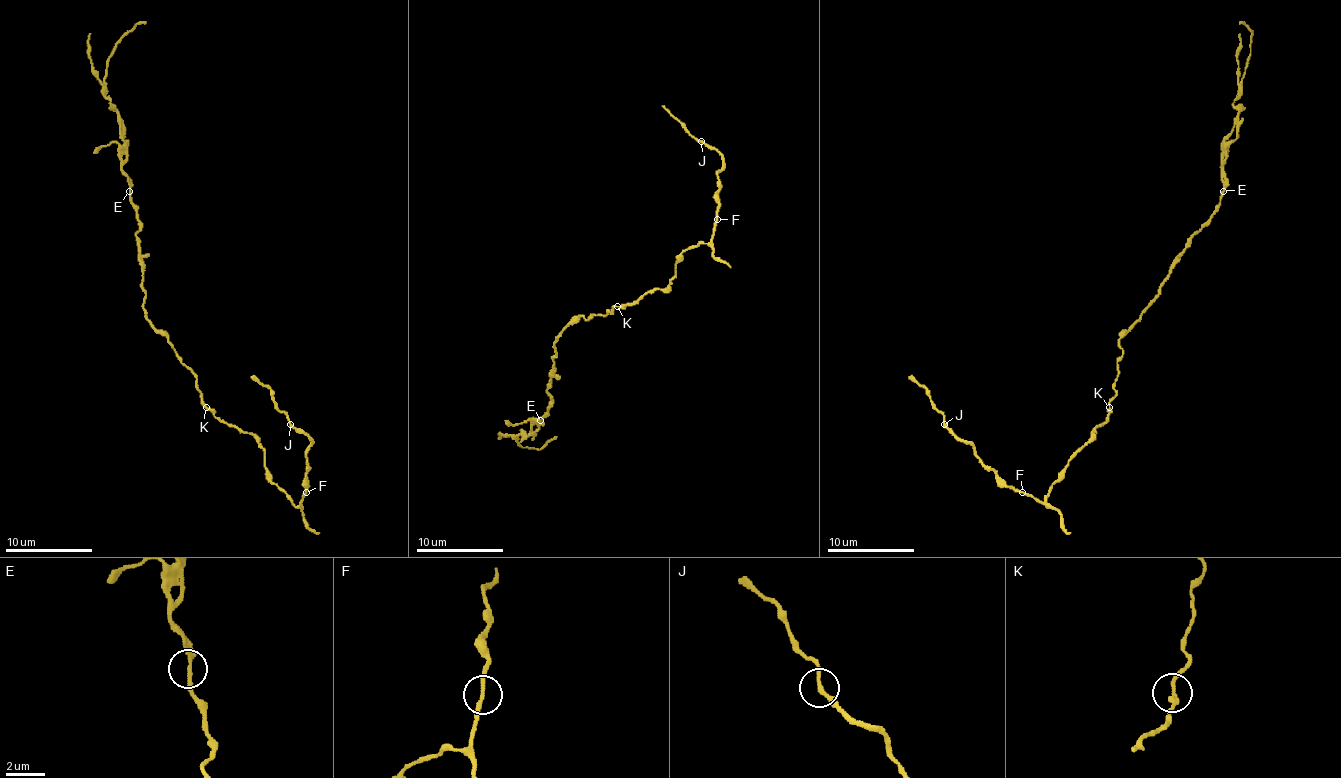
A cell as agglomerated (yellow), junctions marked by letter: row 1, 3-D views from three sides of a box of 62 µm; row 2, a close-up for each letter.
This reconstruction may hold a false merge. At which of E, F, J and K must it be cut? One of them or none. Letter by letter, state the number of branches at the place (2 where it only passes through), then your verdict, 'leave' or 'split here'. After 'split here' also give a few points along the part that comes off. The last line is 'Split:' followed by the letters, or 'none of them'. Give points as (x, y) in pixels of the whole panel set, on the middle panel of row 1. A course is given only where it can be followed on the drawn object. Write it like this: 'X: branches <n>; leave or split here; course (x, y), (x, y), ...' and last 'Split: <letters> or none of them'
E: branches 2; split here; course (541, 421), (532, 419), (530, 432), (526, 434), (521, 429), (515, 438), (519, 445), (536, 449), (556, 436)
F: branches 2; leave
J: branches 2; leave
K: branches 2; leave
Split: E

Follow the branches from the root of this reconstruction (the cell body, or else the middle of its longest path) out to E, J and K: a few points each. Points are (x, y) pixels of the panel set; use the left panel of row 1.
E: (184, 364), (173, 344), (147, 318), (143, 307), (143, 255), (138, 251), (136, 236), (138, 214), (130, 190)
J: (184, 364), (204, 405), (256, 438), (266, 477), (297, 505), (308, 485), (312, 442), (290, 424)
K: (184, 364), (197, 379), (197, 390), (206, 407)

